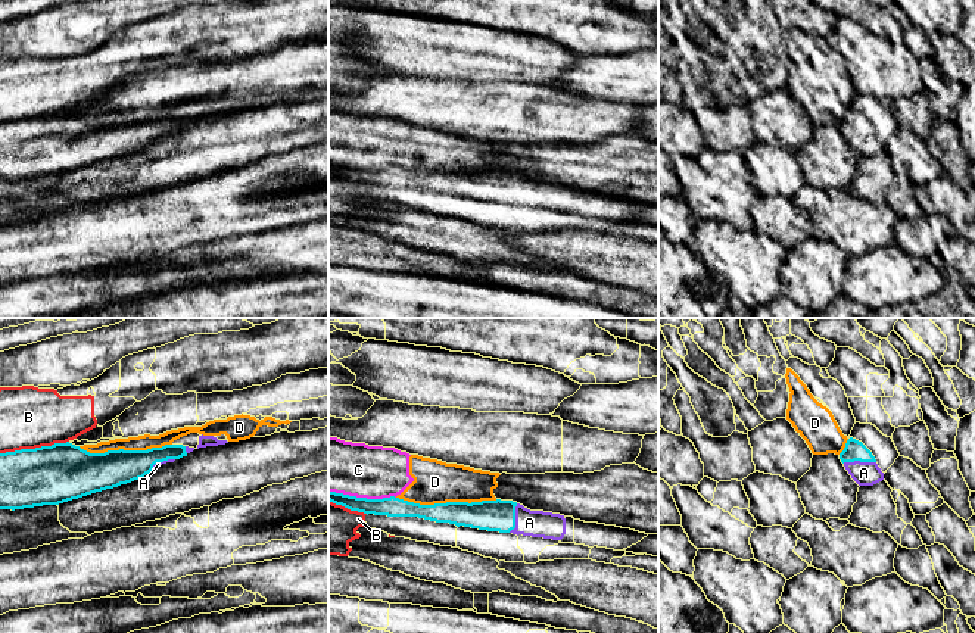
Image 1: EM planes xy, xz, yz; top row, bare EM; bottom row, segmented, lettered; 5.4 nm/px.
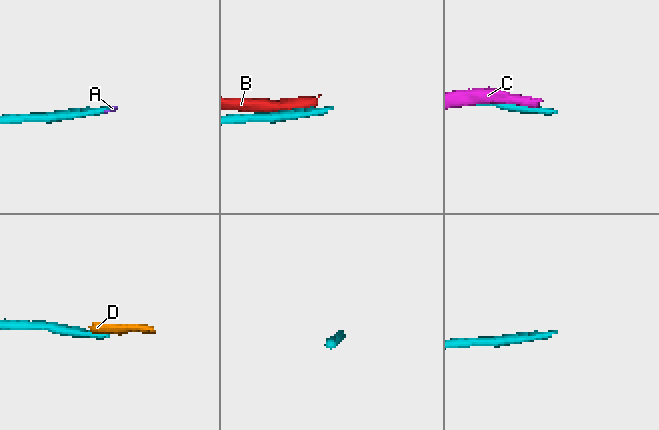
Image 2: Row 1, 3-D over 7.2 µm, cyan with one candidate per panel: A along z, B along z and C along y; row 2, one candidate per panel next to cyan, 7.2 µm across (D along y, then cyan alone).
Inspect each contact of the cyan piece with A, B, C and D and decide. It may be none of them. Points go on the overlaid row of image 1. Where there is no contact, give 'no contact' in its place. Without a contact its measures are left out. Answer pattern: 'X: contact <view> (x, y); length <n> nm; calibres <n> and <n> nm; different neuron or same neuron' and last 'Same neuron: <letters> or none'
A: contact yz (859, 460); length 180 nm; calibres 110 and 130 nm; same neuron
B: contact xy (36, 448); length 380 nm; calibres 320 and 340 nm; different neuron
C: contact xz (363, 498); length 380 nm; calibres 110 and 280 nm; different neuron
D: contact xz (446, 502); length 550 nm; calibres 160 and 240 nm; different neuron
Same neuron: A

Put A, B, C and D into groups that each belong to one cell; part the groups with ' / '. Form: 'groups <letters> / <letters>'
groups A / B / C D

